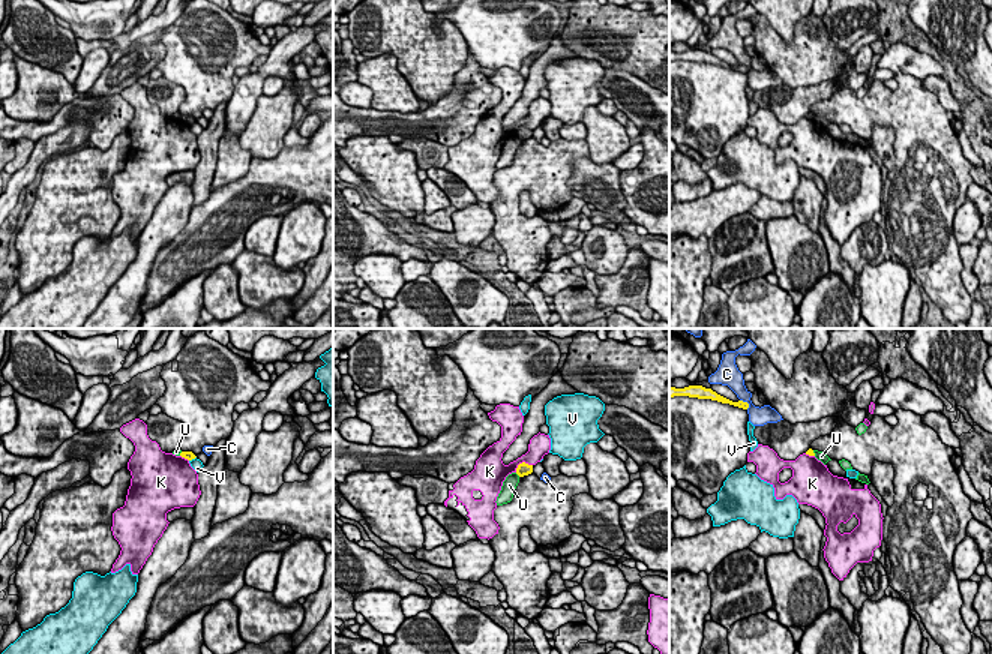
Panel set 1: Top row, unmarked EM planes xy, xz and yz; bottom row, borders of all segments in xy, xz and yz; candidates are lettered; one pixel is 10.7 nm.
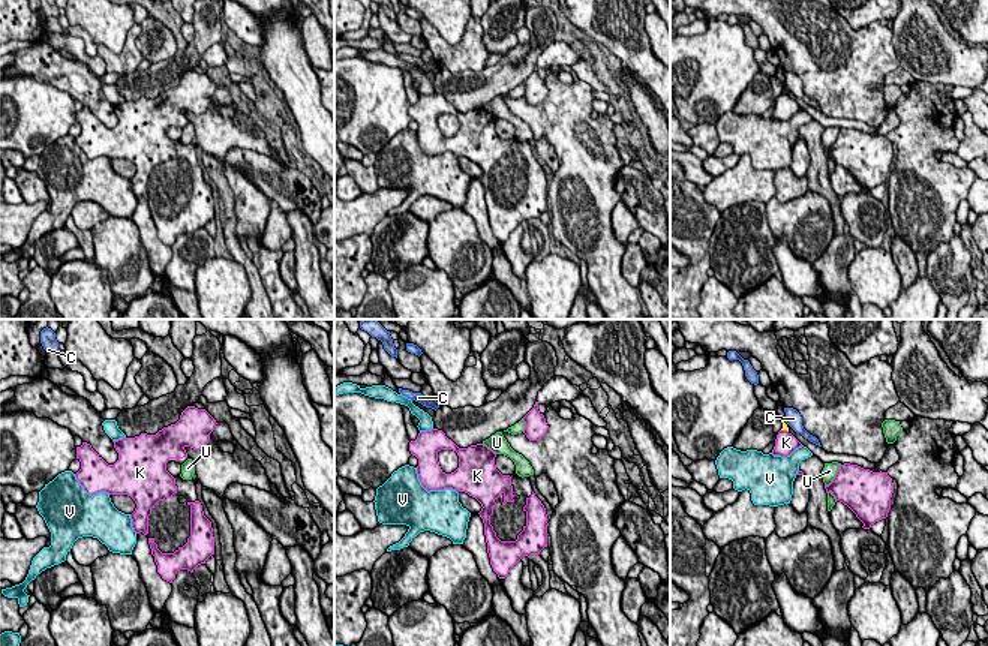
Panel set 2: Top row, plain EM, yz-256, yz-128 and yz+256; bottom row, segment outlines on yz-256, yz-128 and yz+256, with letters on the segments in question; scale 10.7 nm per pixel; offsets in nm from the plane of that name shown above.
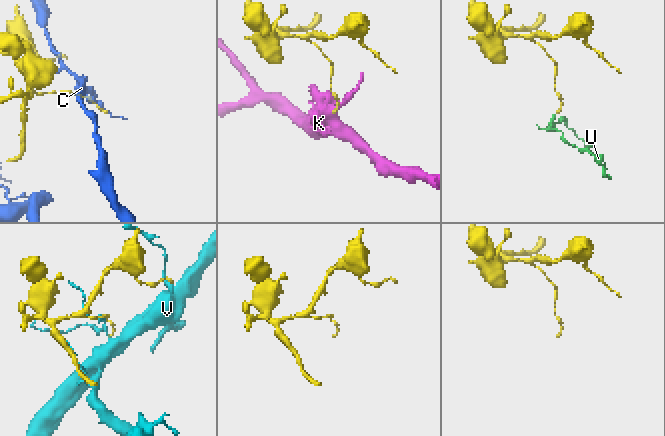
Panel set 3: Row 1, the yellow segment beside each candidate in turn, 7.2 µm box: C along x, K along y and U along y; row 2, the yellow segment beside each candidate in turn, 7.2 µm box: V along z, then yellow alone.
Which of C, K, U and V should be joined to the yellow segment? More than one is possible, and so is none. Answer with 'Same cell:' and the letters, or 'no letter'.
Same cell: no letter

